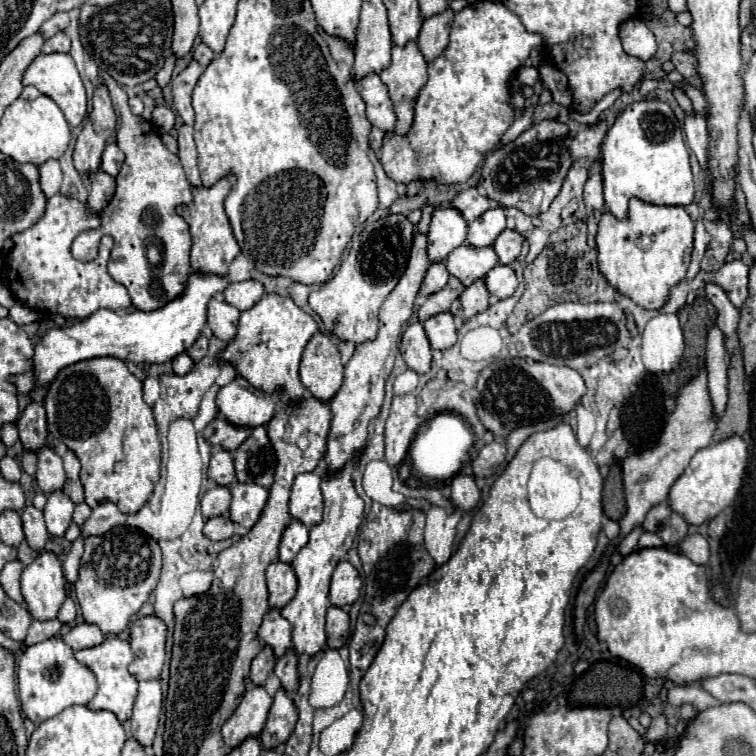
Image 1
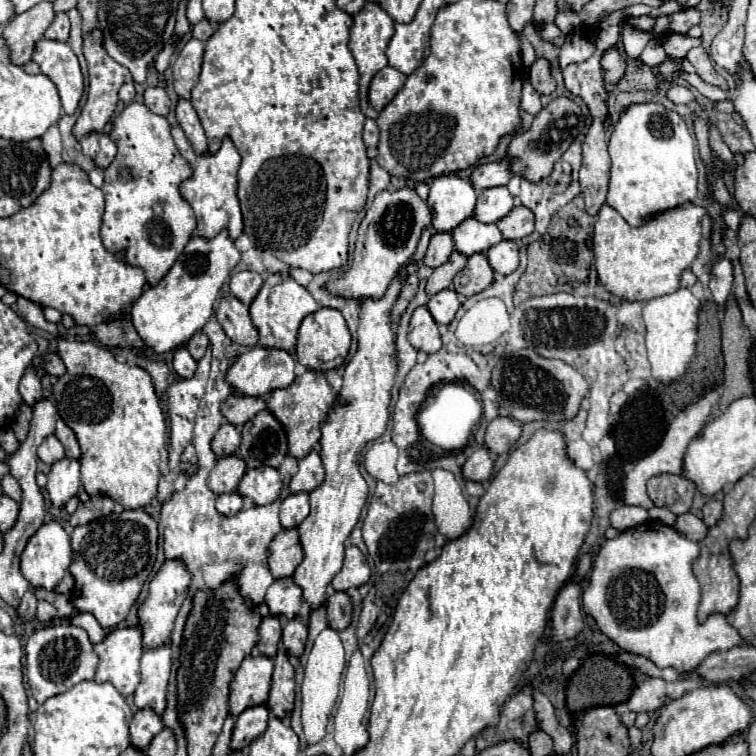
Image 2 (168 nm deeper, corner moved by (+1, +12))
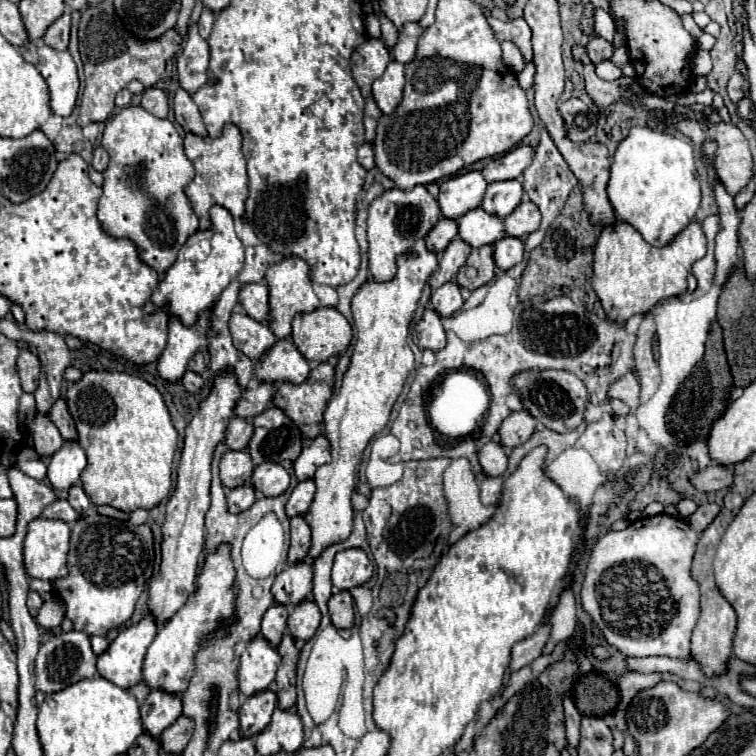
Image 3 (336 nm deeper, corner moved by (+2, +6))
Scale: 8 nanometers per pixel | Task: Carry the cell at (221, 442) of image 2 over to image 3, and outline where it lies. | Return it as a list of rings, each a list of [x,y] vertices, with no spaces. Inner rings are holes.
[[[230,418],[228,422],[228,428],[226,428],[226,446],[230,450],[244,450],[248,440],[250,440],[250,434],[252,434],[252,426],[248,420],[244,418]]]

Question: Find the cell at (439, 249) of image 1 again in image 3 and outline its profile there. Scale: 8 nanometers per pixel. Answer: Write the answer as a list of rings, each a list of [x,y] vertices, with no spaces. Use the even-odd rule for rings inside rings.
[[[476,170],[440,182],[438,204],[442,216],[450,220],[458,220],[462,214],[478,208],[486,192],[486,186],[488,182]]]

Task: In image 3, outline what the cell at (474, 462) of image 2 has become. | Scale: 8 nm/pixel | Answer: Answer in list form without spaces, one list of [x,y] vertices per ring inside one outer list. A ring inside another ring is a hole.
[[[488,442],[482,446],[482,450],[478,452],[478,462],[482,466],[482,472],[486,476],[500,476],[506,472],[506,454],[504,454],[504,448],[496,442]]]

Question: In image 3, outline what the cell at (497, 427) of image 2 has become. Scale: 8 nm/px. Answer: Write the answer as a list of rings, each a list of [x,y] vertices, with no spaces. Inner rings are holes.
[[[526,410],[512,412],[498,428],[500,444],[504,448],[516,448],[524,444],[534,434],[534,430],[536,430],[536,422],[534,418],[530,418],[530,414],[526,414]]]

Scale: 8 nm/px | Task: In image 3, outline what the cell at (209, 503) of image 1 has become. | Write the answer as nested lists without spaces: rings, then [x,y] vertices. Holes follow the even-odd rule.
[[[228,450],[220,460],[220,480],[224,488],[238,488],[250,482],[254,472],[254,464],[250,462],[250,454],[246,450]]]

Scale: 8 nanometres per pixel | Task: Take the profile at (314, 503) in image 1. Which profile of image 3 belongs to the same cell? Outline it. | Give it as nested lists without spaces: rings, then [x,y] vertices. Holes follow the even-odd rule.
[[[318,436],[314,438],[304,450],[302,454],[298,456],[298,460],[294,462],[294,474],[298,478],[298,482],[304,482],[304,480],[312,480],[314,478],[314,472],[328,464],[332,458],[330,458],[330,448],[328,448],[328,440],[324,436]]]

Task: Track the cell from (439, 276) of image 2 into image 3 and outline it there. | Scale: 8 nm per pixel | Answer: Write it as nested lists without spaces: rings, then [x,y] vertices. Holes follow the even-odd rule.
[[[454,238],[450,242],[450,246],[440,254],[440,264],[438,264],[438,270],[430,276],[428,284],[432,290],[444,286],[446,282],[450,282],[456,272],[466,264],[466,258],[470,256],[470,246],[466,246],[466,242],[462,242],[460,238]]]

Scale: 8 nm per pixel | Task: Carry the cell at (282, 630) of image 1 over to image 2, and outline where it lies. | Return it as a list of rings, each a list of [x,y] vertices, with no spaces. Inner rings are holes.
[[[291,576],[275,580],[265,596],[273,616],[285,616],[287,620],[295,618],[303,604],[303,590],[295,584]]]

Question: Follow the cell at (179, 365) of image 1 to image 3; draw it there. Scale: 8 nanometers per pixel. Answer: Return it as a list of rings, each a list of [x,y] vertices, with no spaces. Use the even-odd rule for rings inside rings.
[[[186,370],[180,382],[184,384],[184,388],[186,388],[190,394],[198,394],[198,392],[202,390],[202,386],[204,386],[202,376],[200,376],[200,374],[196,374],[196,372],[192,372],[192,370]]]

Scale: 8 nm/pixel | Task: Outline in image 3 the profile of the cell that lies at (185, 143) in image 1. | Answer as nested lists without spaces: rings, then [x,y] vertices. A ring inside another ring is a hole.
[[[182,88],[174,96],[174,116],[176,116],[176,122],[186,132],[192,132],[196,136],[206,136],[206,128],[204,128],[202,116],[200,116],[196,104],[192,102],[192,96],[186,94]]]

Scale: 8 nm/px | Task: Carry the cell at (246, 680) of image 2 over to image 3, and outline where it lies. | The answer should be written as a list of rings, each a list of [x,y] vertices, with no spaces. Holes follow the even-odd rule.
[[[256,636],[240,656],[238,670],[238,688],[240,694],[254,696],[270,688],[276,676],[280,654],[262,638]]]

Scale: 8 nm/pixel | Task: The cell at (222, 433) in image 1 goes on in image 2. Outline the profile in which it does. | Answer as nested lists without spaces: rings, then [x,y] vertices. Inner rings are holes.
[[[231,394],[225,404],[221,406],[223,416],[227,422],[235,426],[243,426],[247,420],[251,420],[255,414],[259,414],[265,408],[265,400],[261,396],[243,396],[243,394]]]

